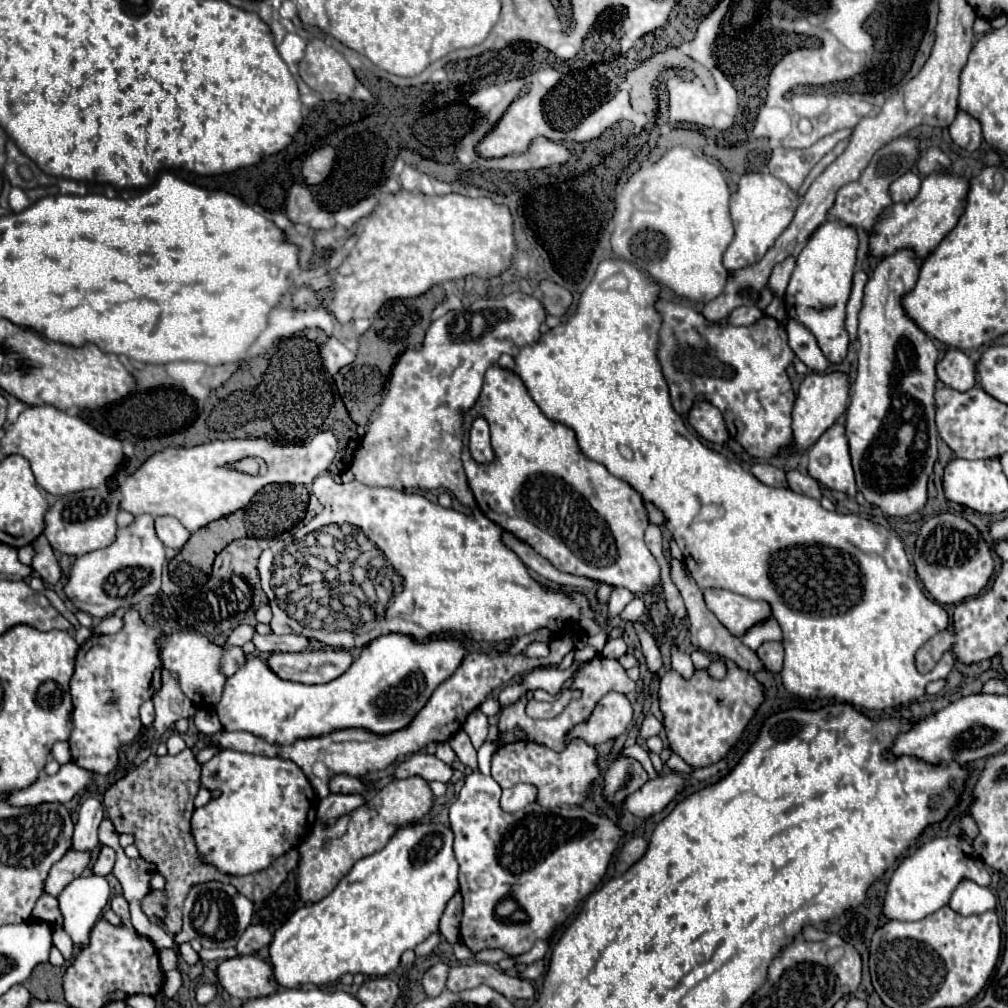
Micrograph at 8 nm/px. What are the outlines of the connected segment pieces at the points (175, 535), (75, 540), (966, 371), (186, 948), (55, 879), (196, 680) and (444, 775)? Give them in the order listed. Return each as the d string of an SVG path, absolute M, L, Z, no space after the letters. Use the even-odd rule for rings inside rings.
M156 517L156 535L172 549L180 549L190 539L190 531L186 531L186 527L182 527L182 523L174 517Z
M106 487L86 489L78 493L64 495L44 515L44 535L50 541L52 549L66 555L84 555L102 547L108 547L116 535L116 513L118 513L118 495Z
M952 349L944 355L944 359L936 365L936 375L938 381L960 393L966 393L976 385L974 361L960 349Z
M182 943L182 945L180 945L180 949L178 949L178 953L180 953L180 957L182 957L188 965L196 965L196 963L200 961L198 953L190 947L190 943Z
M70 849L50 869L50 875L46 879L46 893L50 893L50 895L56 897L62 891L62 887L66 887L66 883L70 883L70 879L76 879L84 869L88 869L90 863L92 863L92 853L90 851Z
M176 631L176 633L162 633L158 639L160 647L160 661L162 667L178 677L182 693L198 707L198 709L214 709L218 705L218 699L222 695L222 687L226 683L226 677L220 673L220 657L222 647L210 643L206 637L188 633L188 631Z
M416 753L410 759L402 761L396 769L396 777L398 779L406 779L406 777L422 777L424 781L442 781L442 783L450 783L452 775L454 775L454 767L436 759L434 755L428 753Z

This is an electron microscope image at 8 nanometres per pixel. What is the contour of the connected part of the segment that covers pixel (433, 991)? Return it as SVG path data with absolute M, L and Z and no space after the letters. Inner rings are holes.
M436 963L434 967L430 967L424 973L422 985L424 985L428 997L438 997L444 991L446 977L448 977L448 965L444 965L444 963Z

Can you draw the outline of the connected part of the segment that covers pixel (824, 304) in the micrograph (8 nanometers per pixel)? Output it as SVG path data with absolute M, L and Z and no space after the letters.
M828 221L820 225L806 243L806 247L800 251L788 289L784 293L788 317L802 323L816 337L824 357L834 365L844 361L850 343L844 321L846 321L846 303L852 287L858 243L860 243L858 231L846 227L844 223Z

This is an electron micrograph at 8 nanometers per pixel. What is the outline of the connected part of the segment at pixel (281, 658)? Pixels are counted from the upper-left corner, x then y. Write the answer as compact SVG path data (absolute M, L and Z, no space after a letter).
M330 649L330 651L274 653L266 663L282 679L316 685L338 679L352 665L352 661L354 659L346 649Z

